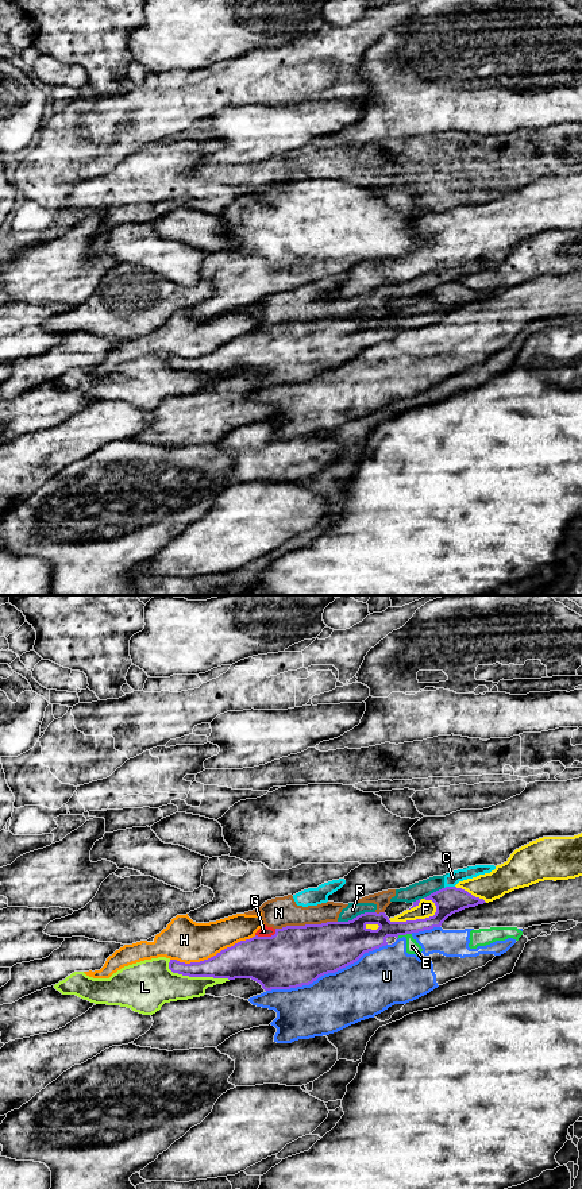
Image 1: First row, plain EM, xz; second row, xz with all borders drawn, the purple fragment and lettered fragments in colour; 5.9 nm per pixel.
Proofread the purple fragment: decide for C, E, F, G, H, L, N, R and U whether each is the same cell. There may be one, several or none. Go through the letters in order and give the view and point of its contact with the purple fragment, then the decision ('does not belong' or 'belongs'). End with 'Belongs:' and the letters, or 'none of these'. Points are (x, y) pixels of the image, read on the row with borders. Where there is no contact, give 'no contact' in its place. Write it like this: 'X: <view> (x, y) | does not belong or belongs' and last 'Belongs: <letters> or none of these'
C: xz (448, 887) | does not belong
E: xz (404, 934) | does not belong
F: xz (416, 919) | does not belong
G: xz (266, 937) | does not belong
H: xz (214, 956) | does not belong
L: xz (196, 976) | does not belong
N: xz (305, 925) | does not belong
R: xz (357, 917) | does not belong
U: xz (326, 973) | does not belong
Belongs: none of these

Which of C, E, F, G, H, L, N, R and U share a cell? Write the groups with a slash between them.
C G N R / E U / F / H / L

